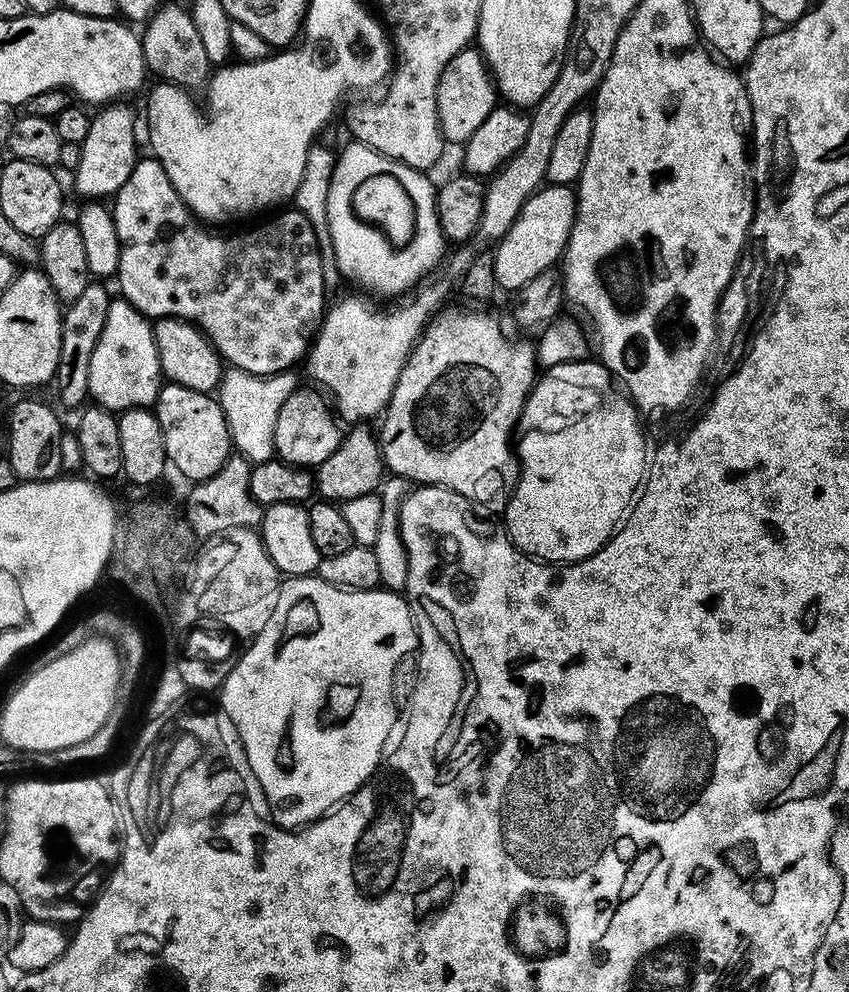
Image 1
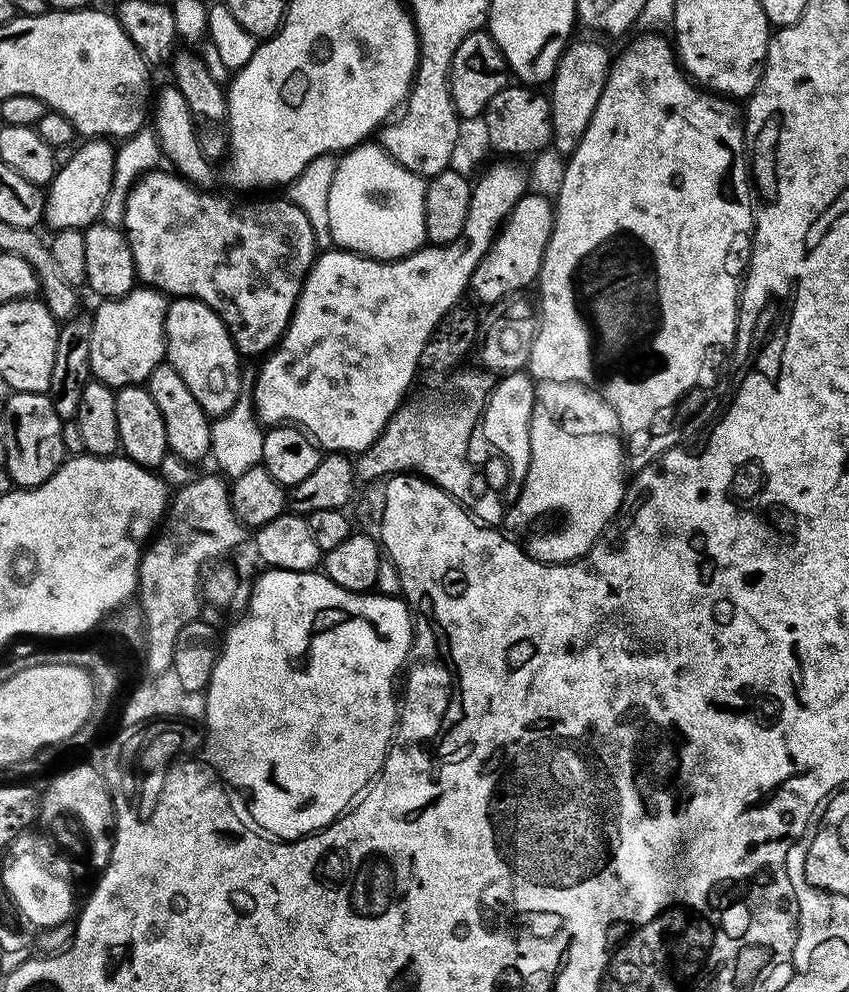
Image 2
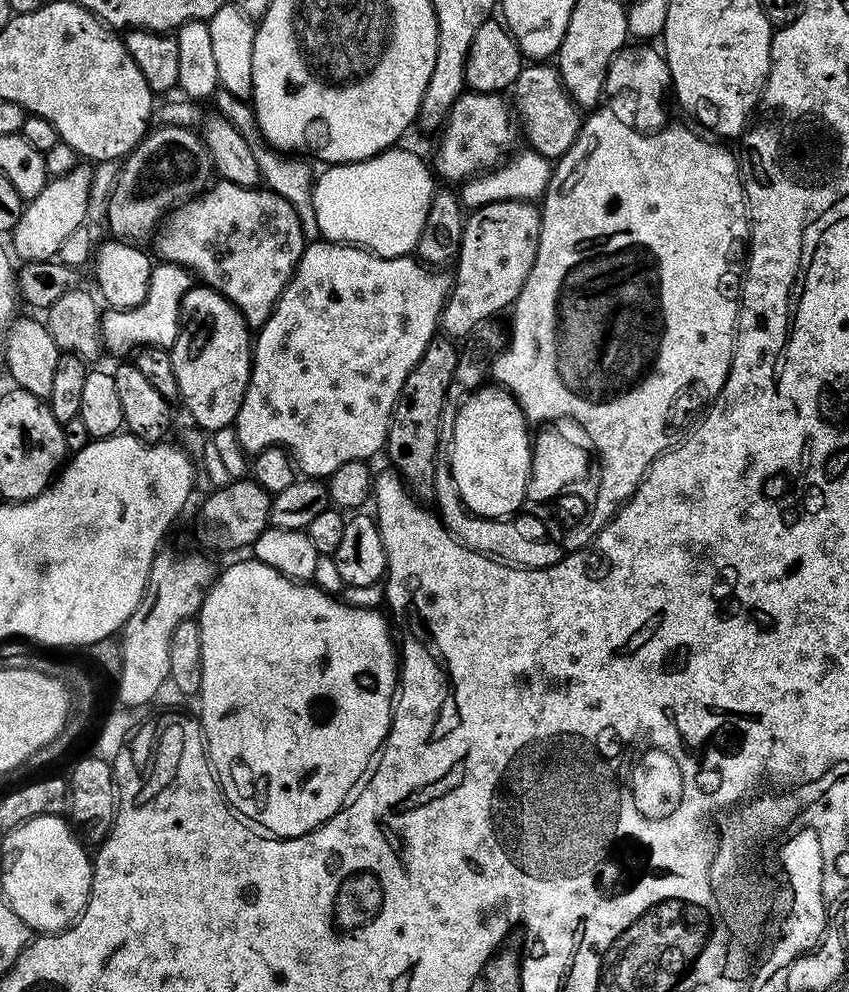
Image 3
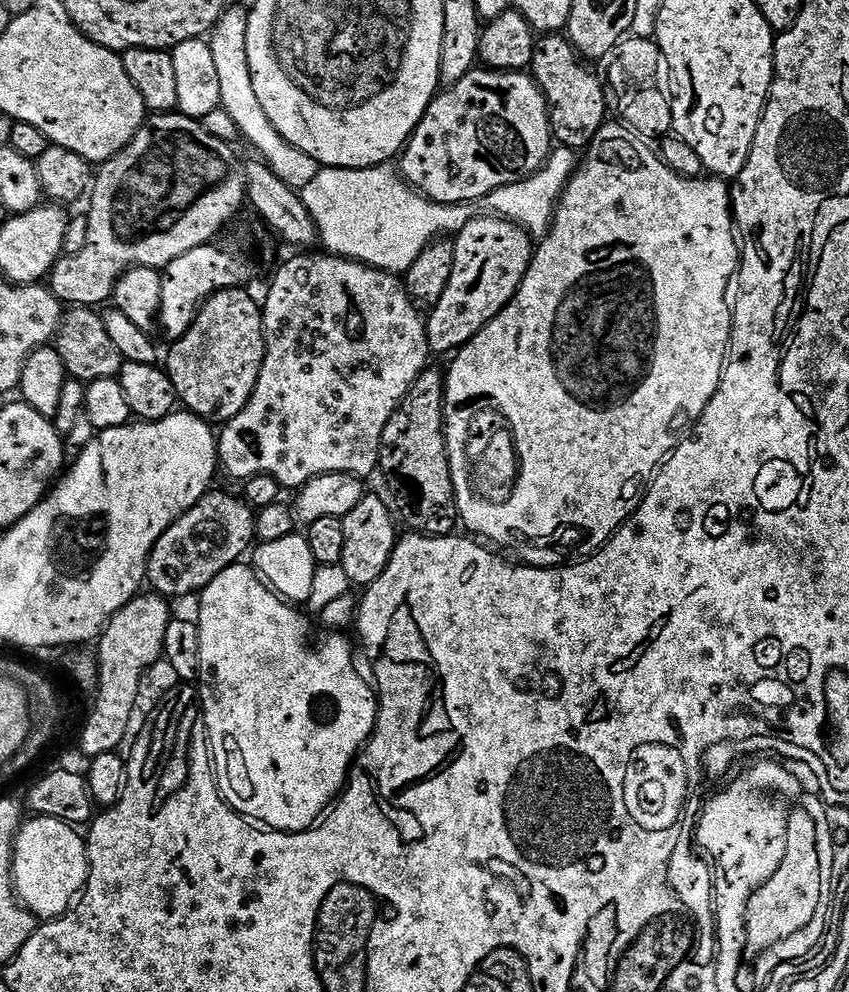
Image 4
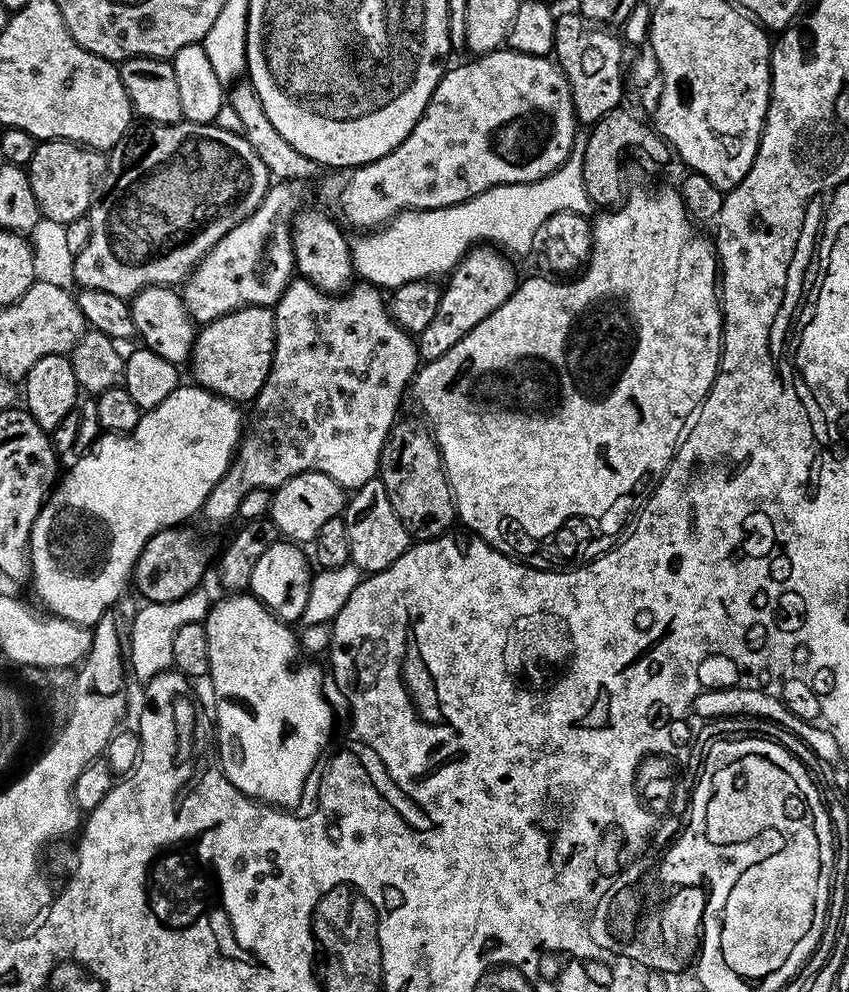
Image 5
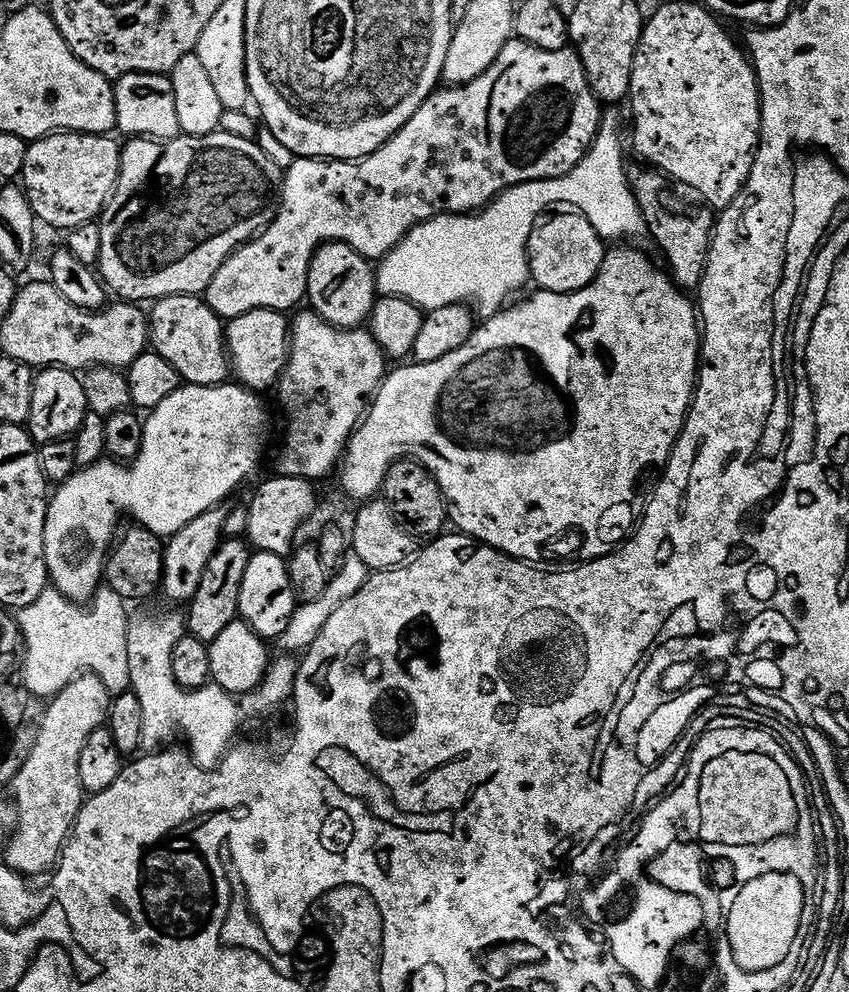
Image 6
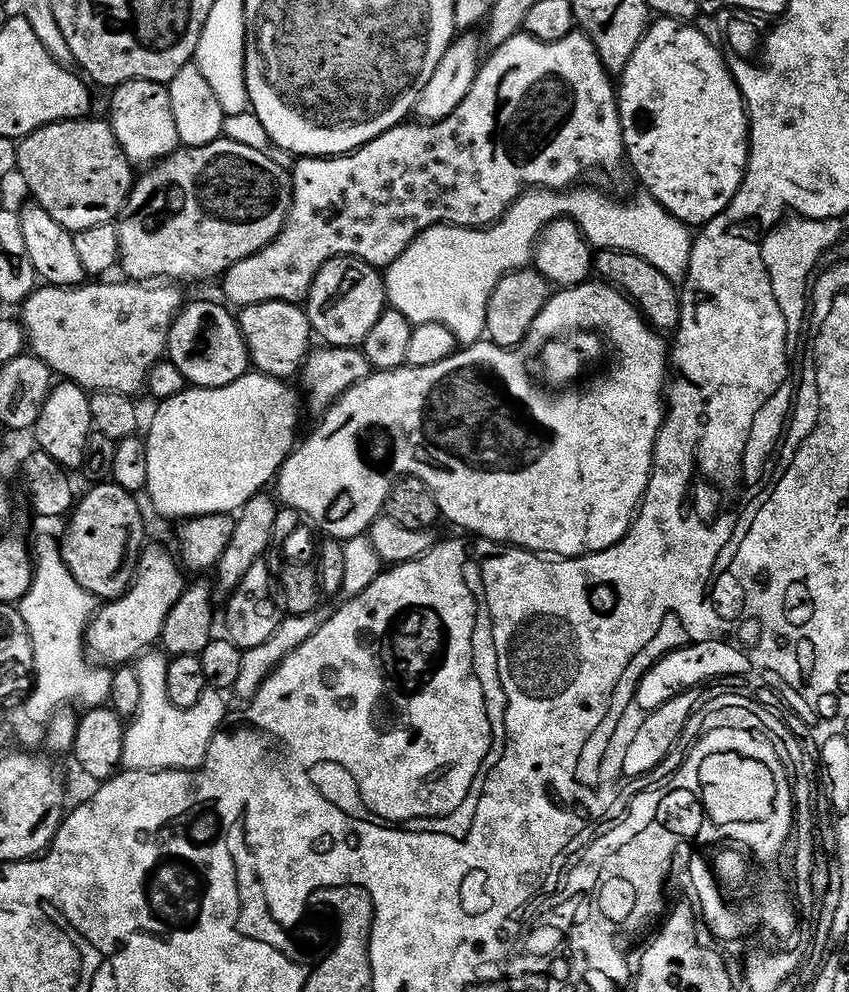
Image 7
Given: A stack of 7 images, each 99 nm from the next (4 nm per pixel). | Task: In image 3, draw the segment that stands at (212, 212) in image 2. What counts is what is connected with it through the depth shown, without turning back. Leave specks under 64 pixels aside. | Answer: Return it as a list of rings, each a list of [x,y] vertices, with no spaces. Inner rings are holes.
[[[217,179],[207,192],[175,209],[163,221],[162,231],[155,240],[155,255],[160,255],[159,259],[163,263],[179,264],[181,268],[195,274],[201,285],[223,294],[244,315],[244,320],[252,330],[258,330],[270,318],[272,307],[290,282],[292,272],[306,247],[302,222],[286,198],[260,186],[247,188],[222,179]]]

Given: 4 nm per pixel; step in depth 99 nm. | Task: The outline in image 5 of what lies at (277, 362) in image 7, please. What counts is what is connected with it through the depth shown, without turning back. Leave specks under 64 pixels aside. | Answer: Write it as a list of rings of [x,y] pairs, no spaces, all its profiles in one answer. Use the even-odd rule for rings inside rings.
[[[263,304],[239,308],[203,325],[192,341],[192,376],[199,387],[233,402],[251,402],[262,390],[274,358],[276,345],[275,311]]]

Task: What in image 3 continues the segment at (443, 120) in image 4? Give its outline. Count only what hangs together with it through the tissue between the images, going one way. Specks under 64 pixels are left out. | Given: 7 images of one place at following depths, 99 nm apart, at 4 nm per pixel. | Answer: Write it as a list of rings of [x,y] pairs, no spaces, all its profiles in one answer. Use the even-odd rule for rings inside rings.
[[[468,90],[458,98],[458,102],[454,102],[439,136],[432,160],[430,156],[430,167],[439,179],[441,176],[444,182],[450,182],[446,180],[468,180],[494,167],[500,159],[503,161],[513,151],[512,143],[516,136],[518,140],[518,128],[514,123],[513,109],[503,95]]]

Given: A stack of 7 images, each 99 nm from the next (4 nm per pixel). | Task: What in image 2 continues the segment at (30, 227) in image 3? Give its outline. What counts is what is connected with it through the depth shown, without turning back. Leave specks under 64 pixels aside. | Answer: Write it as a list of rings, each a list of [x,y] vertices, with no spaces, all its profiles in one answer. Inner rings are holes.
[[[88,138],[77,147],[70,162],[59,165],[56,177],[46,188],[44,220],[49,229],[85,229],[101,219],[107,195],[114,182],[114,164],[117,149],[108,138]]]

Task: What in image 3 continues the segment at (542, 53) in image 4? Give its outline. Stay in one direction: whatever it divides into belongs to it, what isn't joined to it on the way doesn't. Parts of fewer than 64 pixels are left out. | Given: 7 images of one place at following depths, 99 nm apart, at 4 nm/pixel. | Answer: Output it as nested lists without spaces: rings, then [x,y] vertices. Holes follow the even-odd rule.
[[[525,63],[516,83],[510,89],[510,104],[522,125],[523,139],[524,136],[528,139],[527,147],[531,151],[542,154],[550,162],[555,162],[566,154],[566,150],[570,150],[570,146],[574,146],[580,133],[582,112],[568,97],[560,74],[551,63]]]

